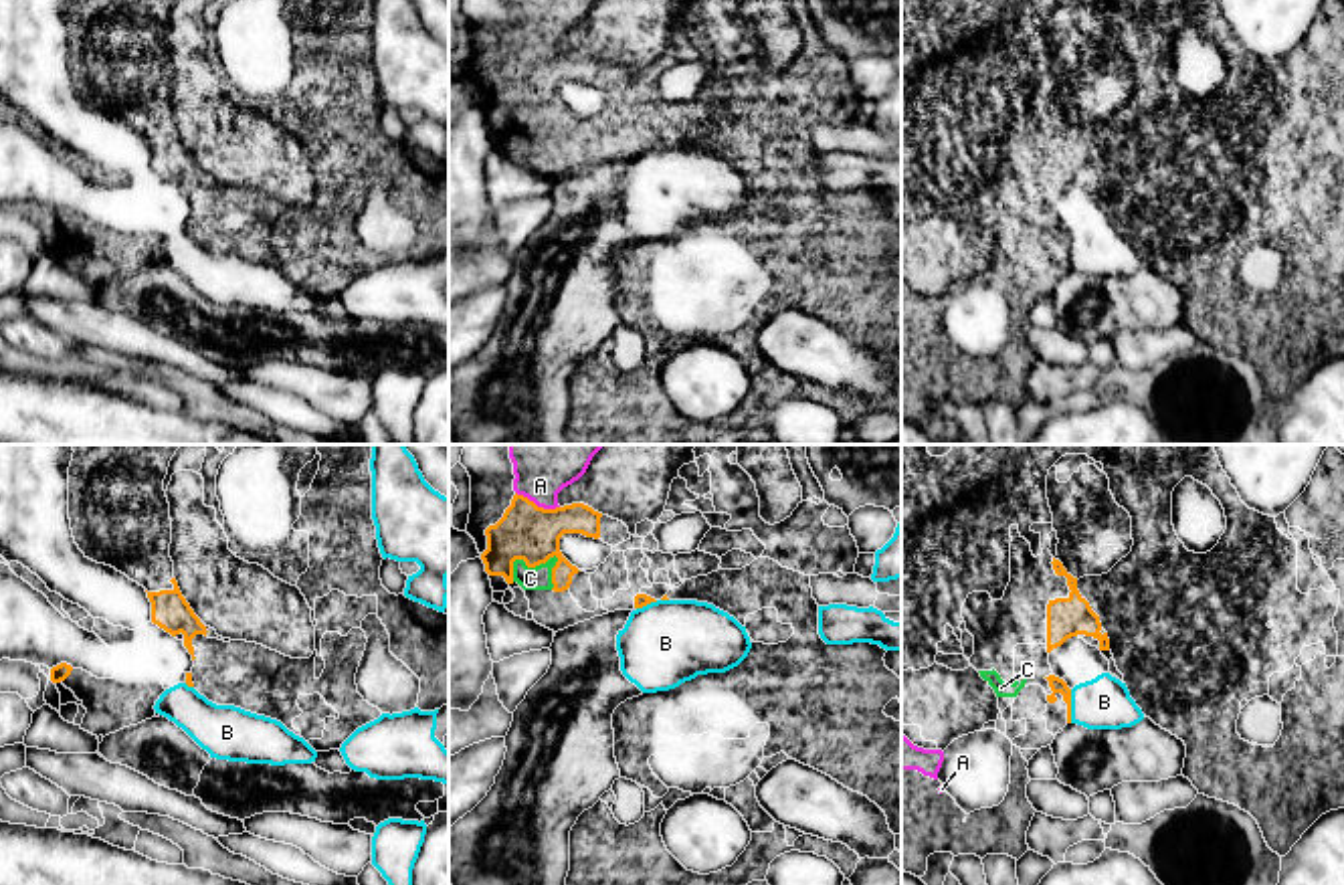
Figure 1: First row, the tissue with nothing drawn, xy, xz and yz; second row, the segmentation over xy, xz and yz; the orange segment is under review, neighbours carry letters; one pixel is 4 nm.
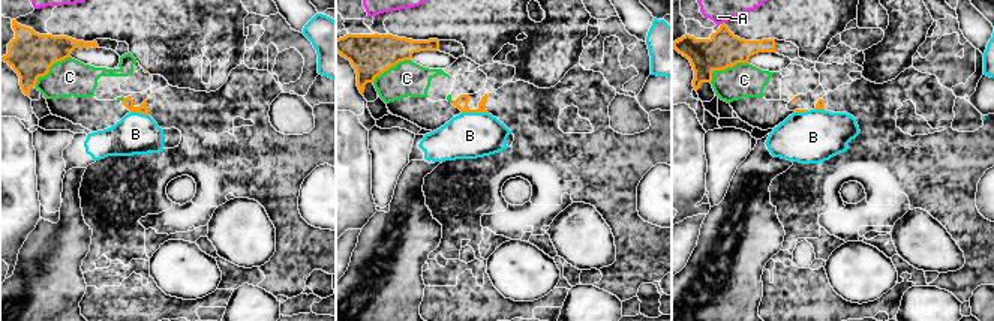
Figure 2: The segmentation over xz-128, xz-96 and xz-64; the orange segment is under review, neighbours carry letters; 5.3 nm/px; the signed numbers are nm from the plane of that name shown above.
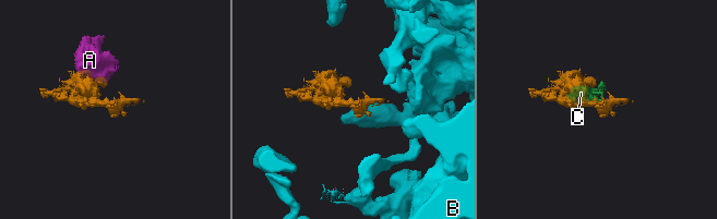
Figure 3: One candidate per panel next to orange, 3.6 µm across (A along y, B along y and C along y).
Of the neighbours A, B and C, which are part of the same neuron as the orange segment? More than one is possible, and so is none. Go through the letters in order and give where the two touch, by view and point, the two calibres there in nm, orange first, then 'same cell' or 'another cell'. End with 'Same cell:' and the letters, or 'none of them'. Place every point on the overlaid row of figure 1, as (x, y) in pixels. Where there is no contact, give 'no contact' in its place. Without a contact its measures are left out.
A: meets orange in xz at (536, 506); 220 nm thick on the orange side, 340 nm on the other; same cell
B: meets orange in yz at (1070, 706); 60 nm thick on the orange side, 200 nm on the other; another cell
C: meets orange in xz at (526, 564); 220 nm thick on the orange side, 100 nm on the other; same cell
Same cell: A, C

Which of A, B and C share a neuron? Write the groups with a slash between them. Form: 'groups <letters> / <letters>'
groups A C / B

